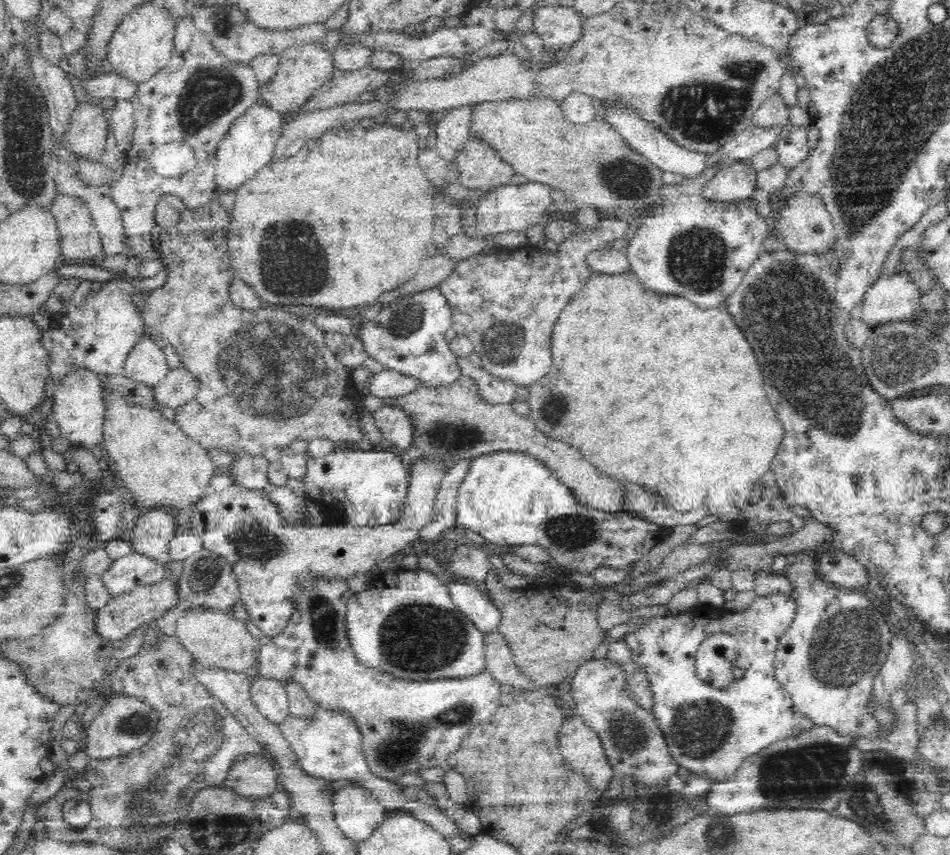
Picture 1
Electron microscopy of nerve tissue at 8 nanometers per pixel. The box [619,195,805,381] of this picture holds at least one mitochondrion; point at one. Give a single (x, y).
(696, 259)

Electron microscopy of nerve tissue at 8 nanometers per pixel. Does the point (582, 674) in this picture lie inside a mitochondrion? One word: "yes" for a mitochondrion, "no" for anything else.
no

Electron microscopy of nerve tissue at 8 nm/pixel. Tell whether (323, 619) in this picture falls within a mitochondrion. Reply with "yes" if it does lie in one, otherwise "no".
yes

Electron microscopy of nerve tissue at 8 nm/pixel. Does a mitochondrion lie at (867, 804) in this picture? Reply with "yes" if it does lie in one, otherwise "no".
yes

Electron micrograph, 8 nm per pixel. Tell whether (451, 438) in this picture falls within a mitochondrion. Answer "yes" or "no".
yes

